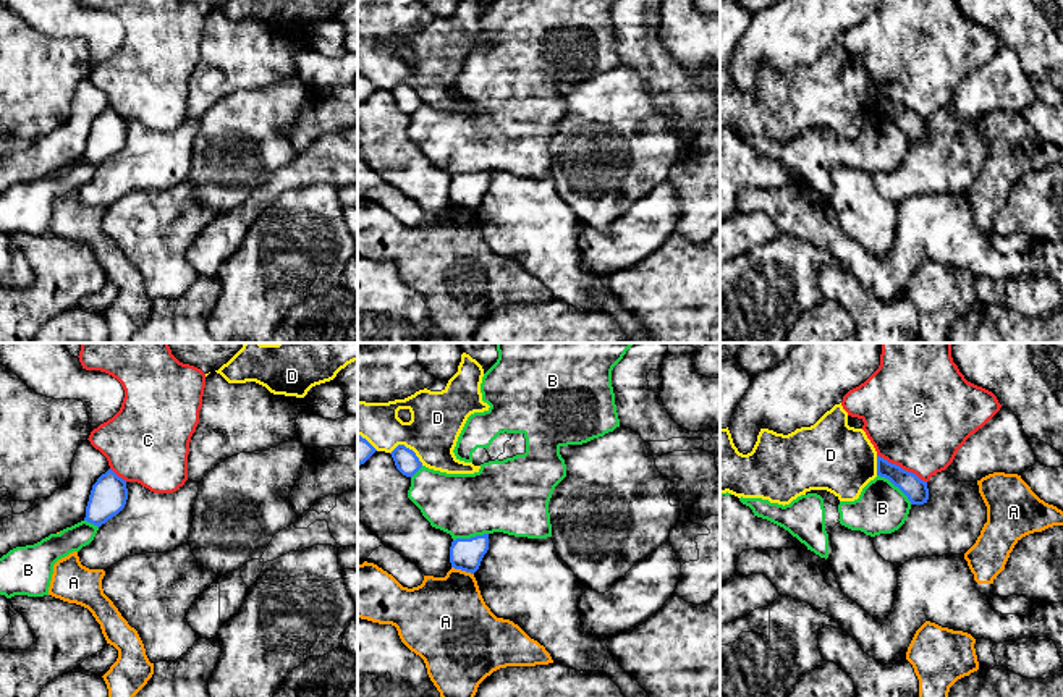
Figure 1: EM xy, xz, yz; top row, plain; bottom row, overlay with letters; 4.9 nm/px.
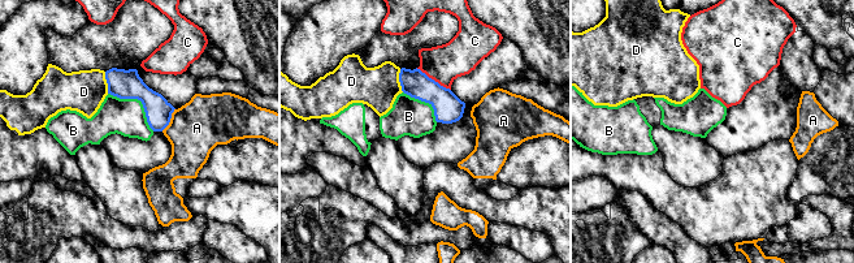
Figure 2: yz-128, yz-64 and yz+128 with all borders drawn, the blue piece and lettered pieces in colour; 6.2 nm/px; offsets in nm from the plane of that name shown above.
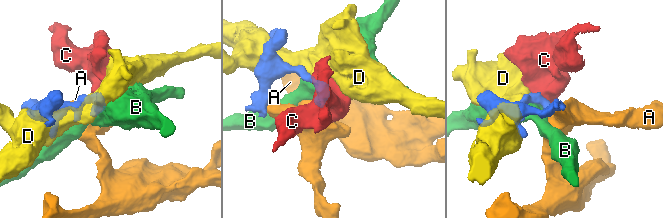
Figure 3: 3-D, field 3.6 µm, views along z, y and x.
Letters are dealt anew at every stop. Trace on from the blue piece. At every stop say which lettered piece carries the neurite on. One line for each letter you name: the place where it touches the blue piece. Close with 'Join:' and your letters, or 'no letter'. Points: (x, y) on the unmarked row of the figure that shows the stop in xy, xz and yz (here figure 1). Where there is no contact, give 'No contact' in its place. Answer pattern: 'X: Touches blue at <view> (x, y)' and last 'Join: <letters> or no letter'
Join: no letter

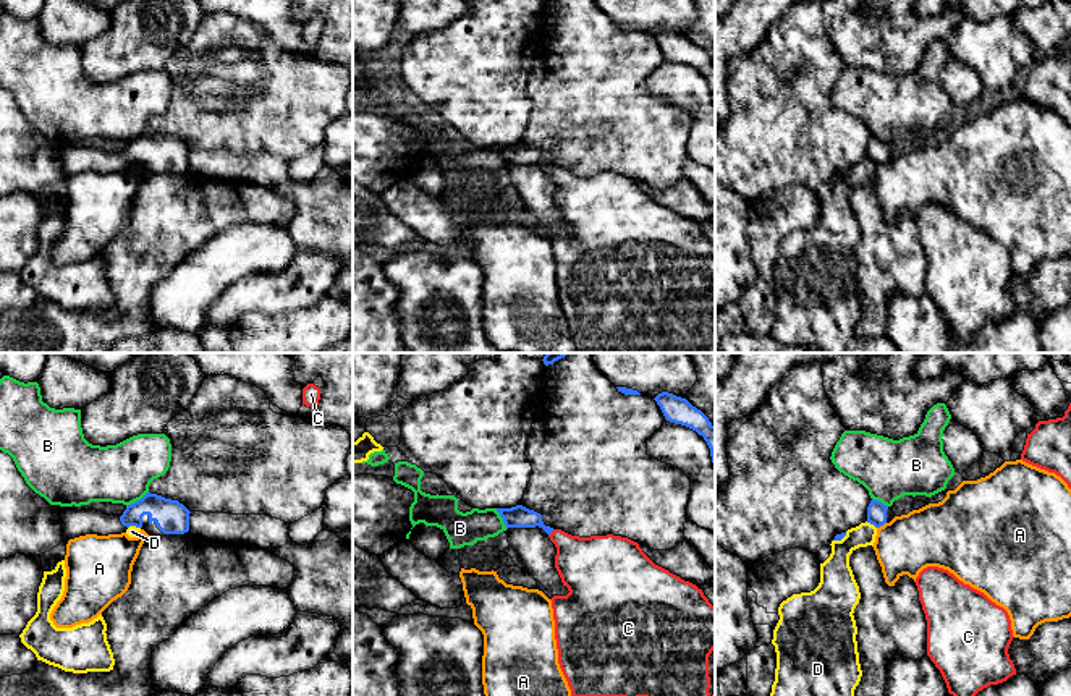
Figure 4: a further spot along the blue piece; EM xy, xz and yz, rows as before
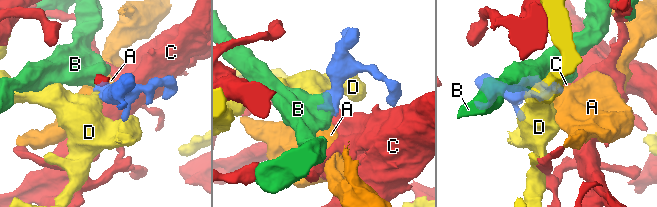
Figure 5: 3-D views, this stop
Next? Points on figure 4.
C: Touches blue at xz (550, 170)
Join: C

